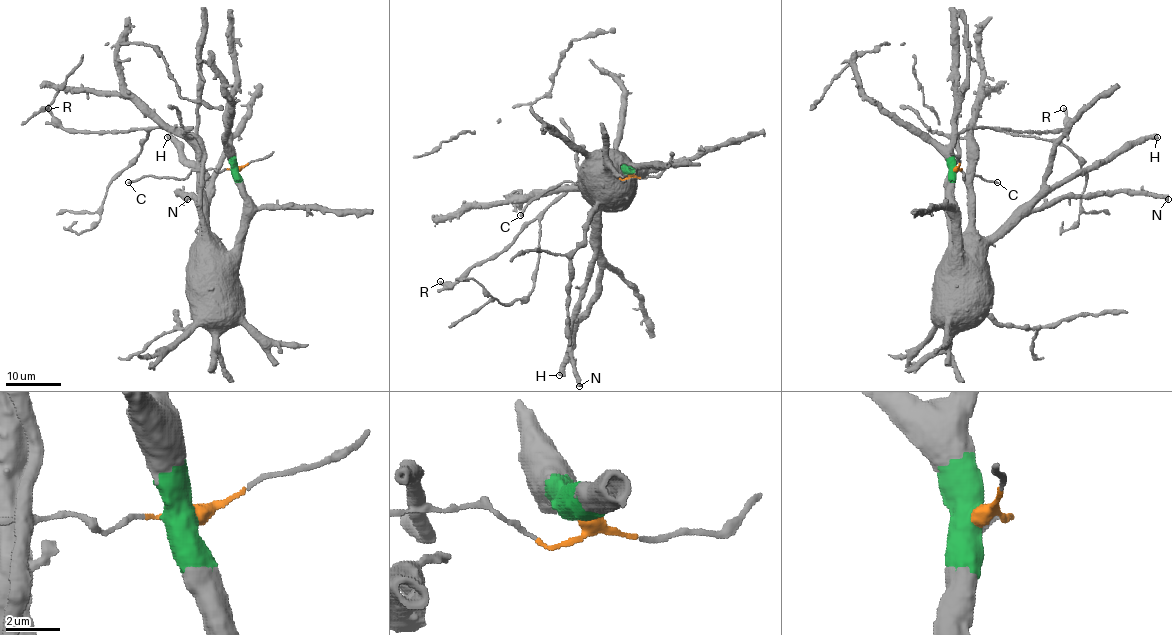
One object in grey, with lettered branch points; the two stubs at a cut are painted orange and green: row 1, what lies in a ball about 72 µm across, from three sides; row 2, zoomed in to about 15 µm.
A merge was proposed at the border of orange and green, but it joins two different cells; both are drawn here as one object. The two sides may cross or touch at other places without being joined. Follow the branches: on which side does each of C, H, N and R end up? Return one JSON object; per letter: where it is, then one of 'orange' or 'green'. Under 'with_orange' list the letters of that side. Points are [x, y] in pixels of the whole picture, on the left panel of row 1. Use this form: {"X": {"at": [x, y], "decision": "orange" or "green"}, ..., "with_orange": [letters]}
{"C": {"at": [128, 182], "decision": "orange"}, "H": {"at": [167, 137], "decision": "green"}, "N": {"at": [187, 199], "decision": "green"}, "R": {"at": [48, 108], "decision": "green"}, "with_orange": ["C"]}

